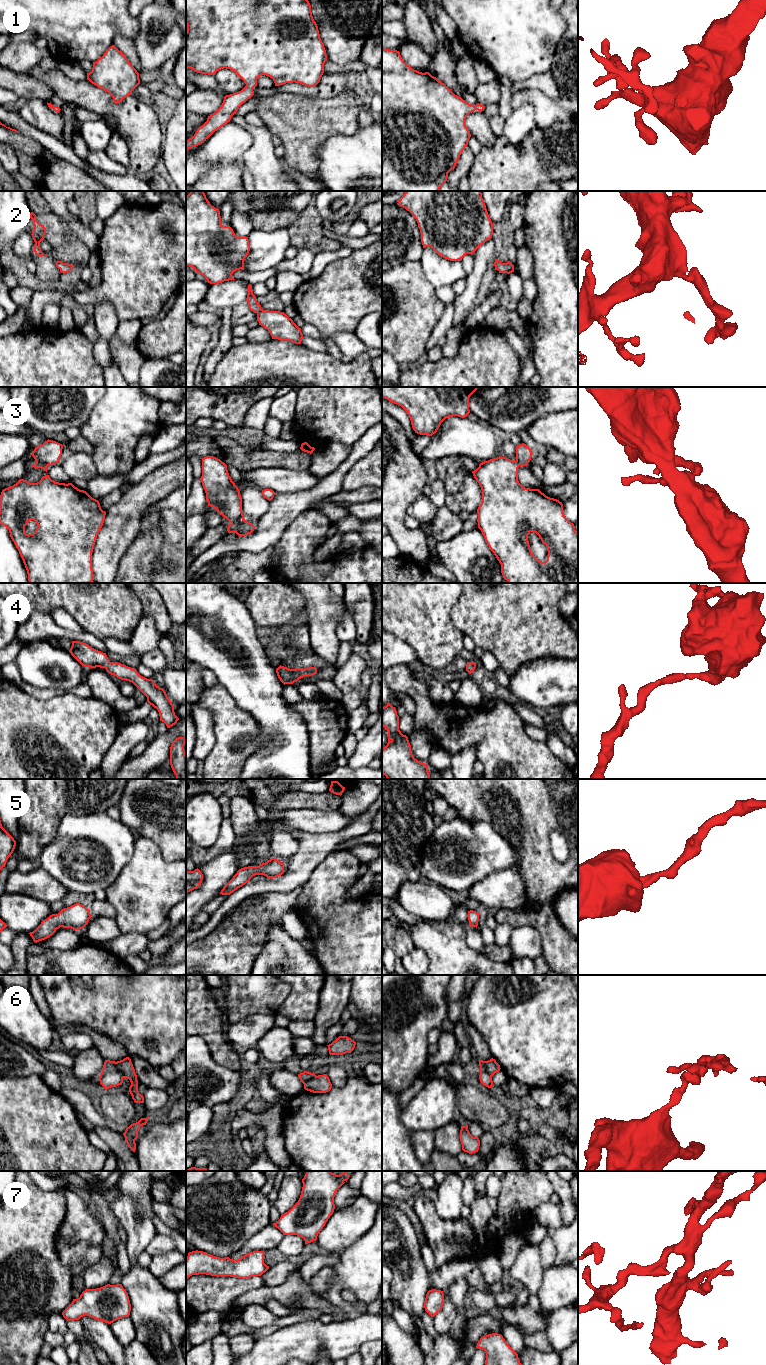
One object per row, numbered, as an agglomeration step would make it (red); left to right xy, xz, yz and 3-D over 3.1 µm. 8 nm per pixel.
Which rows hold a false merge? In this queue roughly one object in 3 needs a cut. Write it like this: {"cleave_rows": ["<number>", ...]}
{"cleave_rows": ["3", "6"]}

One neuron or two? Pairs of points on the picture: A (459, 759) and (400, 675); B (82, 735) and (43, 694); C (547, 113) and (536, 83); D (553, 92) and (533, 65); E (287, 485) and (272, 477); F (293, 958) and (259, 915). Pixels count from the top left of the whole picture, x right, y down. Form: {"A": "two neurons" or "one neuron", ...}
{"A": "two neurons", "B": "two neurons", "C": "two neurons", "D": "two neurons", "E": "one neuron", "F": "two neurons"}

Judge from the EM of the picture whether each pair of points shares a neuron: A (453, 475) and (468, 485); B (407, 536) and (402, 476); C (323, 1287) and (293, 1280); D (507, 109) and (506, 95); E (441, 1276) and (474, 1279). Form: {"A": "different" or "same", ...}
{"A": "different", "B": "same", "C": "different", "D": "same", "E": "same"}

